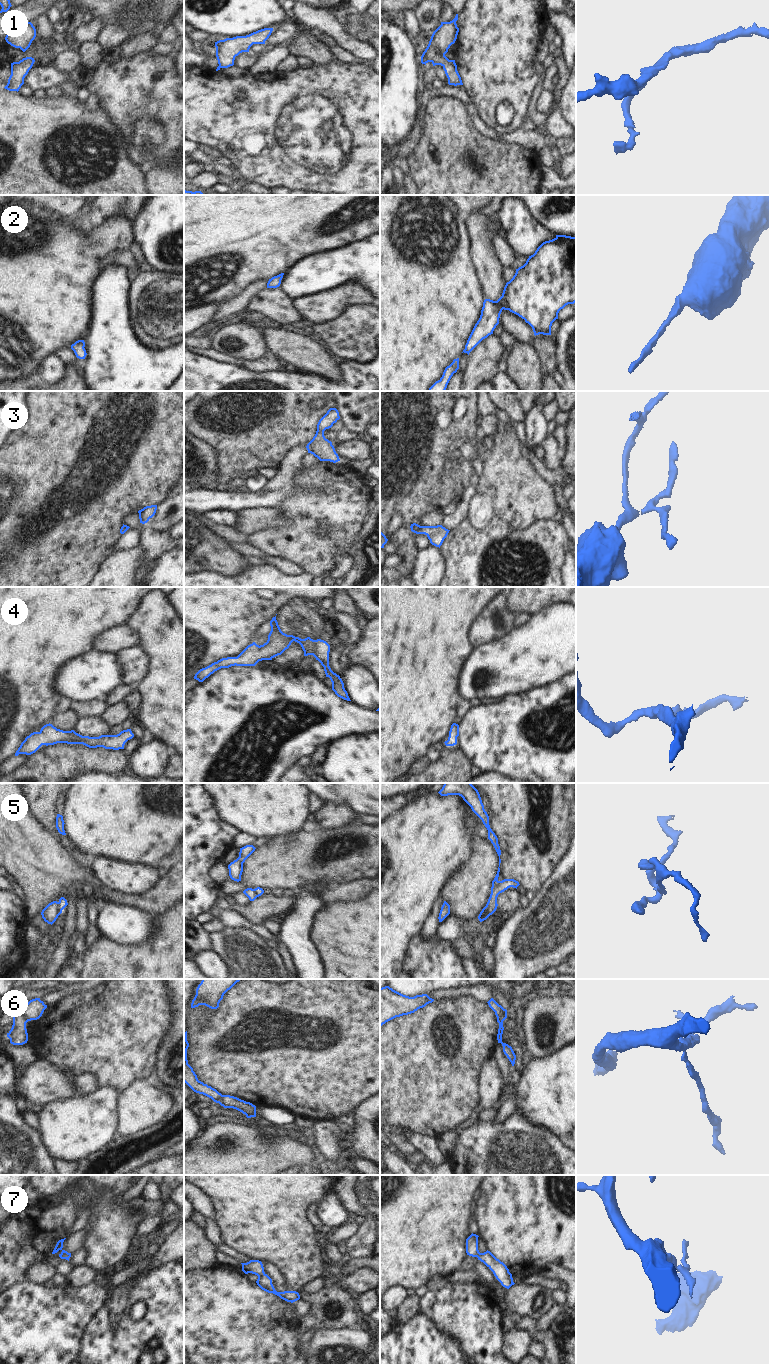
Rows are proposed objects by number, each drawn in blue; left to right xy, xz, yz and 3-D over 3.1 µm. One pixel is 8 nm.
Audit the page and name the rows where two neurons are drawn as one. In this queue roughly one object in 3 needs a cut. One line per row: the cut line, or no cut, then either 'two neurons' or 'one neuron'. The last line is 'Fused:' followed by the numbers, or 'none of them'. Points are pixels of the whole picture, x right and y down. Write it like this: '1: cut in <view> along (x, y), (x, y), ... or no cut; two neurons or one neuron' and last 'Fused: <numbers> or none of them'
1: no cut; one neuron
2: no cut; one neuron
3: no cut; one neuron
4: no cut; one neuron
5: cut in yz along (498, 881), (491, 891); two neurons
6: cut in xy along (23, 1009), (28, 1020); two neurons
7: no cut; one neuron
Fused: 5, 6

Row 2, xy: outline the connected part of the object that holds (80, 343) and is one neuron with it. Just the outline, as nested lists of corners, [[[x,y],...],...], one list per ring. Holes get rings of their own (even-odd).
[[[78,340],[74,344],[71,345],[71,349],[74,351],[76,357],[79,359],[85,359],[87,355],[84,347],[85,347],[84,340]]]

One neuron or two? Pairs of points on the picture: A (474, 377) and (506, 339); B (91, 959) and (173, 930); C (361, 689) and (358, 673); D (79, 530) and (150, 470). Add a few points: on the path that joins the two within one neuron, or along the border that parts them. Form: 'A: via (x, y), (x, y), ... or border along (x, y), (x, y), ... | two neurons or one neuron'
A: border along (499, 335), (501, 344), (504, 347) | two neurons
B: via (112, 959), (147, 959), (155, 951) | one neuron
C: via (361, 685), (358, 677) | one neuron
D: via (97, 512), (132, 477) | one neuron

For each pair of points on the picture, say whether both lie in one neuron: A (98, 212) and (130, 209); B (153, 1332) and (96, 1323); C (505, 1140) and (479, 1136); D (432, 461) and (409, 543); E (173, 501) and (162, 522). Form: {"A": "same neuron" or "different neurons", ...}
{"A": "same neuron", "B": "same neuron", "C": "same neuron", "D": "same neuron", "E": "same neuron"}

